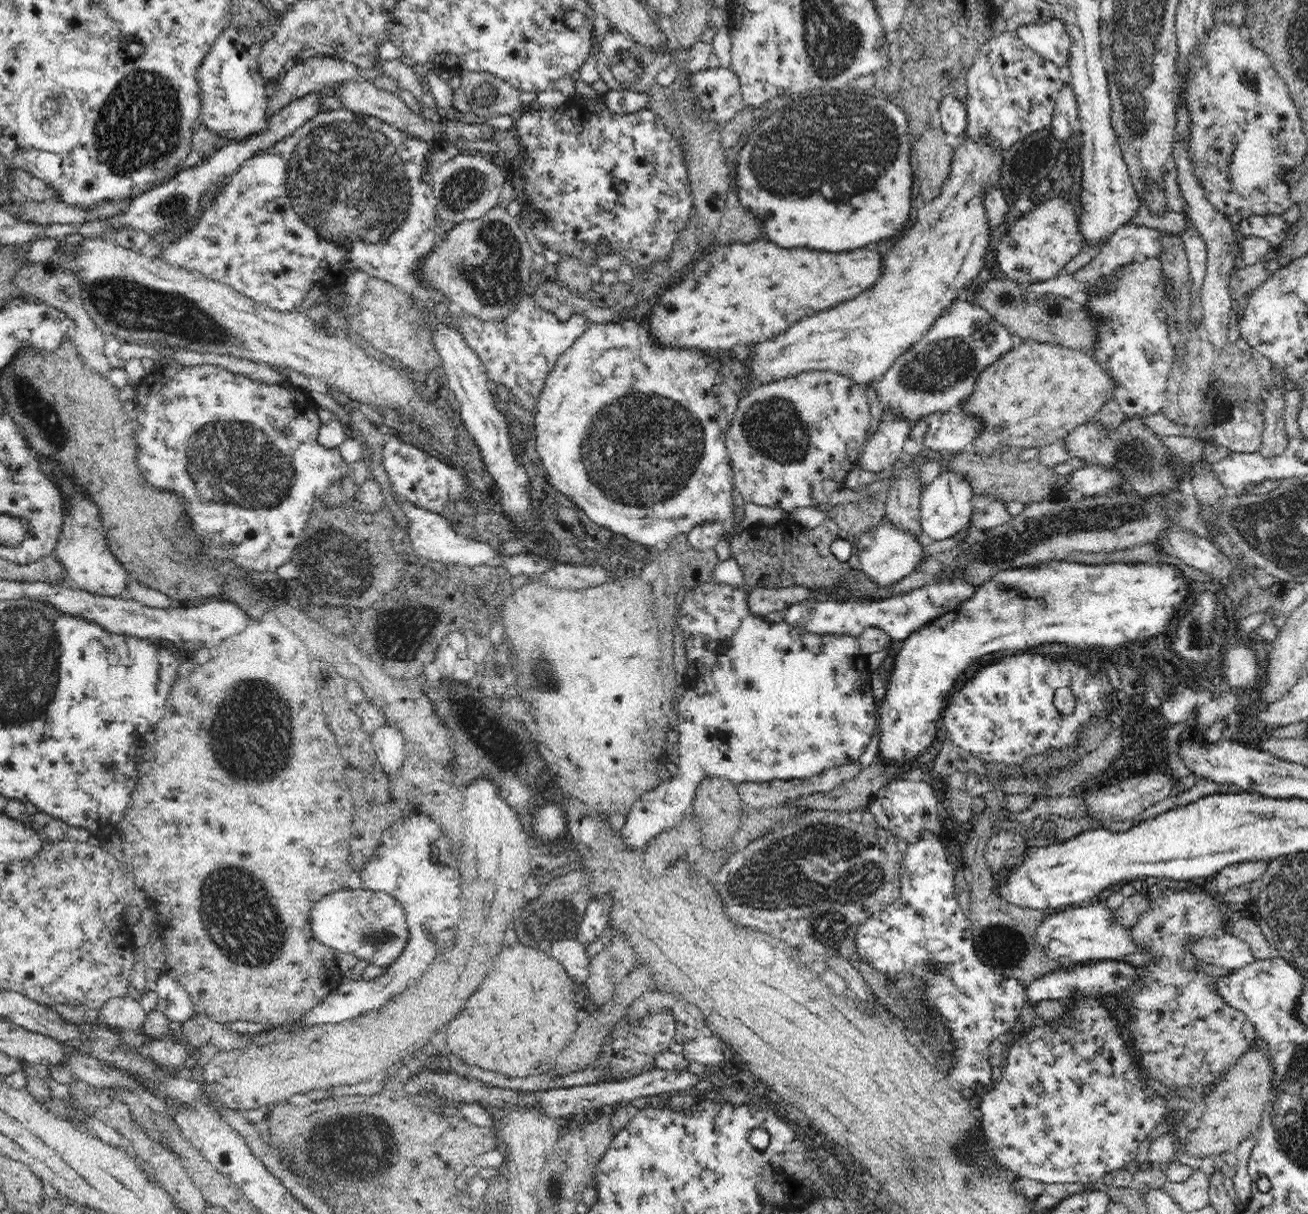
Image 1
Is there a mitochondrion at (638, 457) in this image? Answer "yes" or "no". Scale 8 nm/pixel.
yes

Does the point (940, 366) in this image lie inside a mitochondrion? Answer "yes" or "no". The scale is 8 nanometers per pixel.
yes

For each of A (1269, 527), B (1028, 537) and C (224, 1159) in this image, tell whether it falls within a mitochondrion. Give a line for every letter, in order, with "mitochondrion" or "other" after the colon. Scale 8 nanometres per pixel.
A: mitochondrion
B: mitochondrion
C: other

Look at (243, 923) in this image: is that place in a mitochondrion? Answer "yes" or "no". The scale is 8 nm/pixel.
yes

